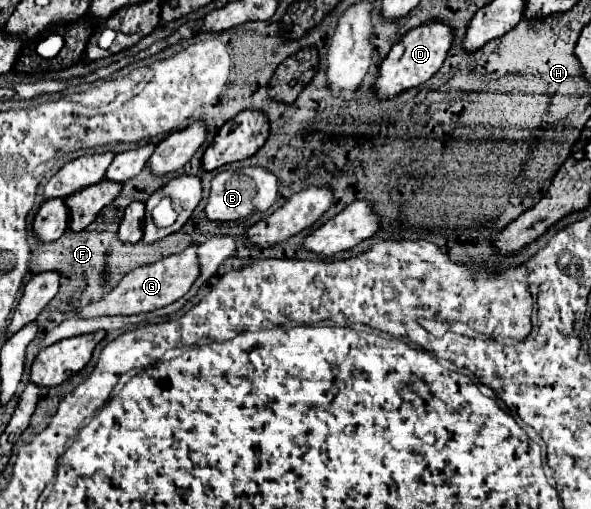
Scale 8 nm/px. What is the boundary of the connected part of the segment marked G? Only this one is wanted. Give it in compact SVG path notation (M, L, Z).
M193 242L179 254L171 254L159 262L145 264L145 266L131 270L129 274L125 274L125 278L107 296L103 296L99 302L85 306L79 316L81 318L95 318L95 316L103 316L103 314L109 314L109 316L141 314L141 312L151 312L151 310L163 308L175 300L179 300L181 296L185 296L189 292L189 288L193 286L193 282L201 274L197 248L199 248L199 244Z

